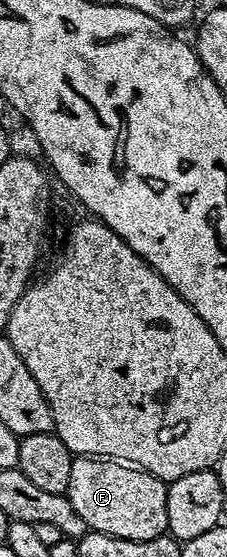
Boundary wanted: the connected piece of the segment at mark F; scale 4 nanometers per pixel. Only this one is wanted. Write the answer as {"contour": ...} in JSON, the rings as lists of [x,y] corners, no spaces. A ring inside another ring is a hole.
{"contour":[[[77,457],[71,465],[67,494],[88,530],[116,539],[151,541],[168,532],[168,492],[166,480],[132,465],[104,457]]]}

